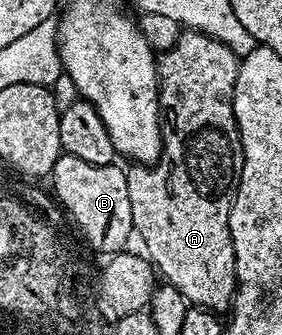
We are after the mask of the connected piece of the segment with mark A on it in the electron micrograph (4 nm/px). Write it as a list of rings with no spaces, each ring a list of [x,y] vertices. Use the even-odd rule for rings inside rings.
[[[188,31],[186,34],[180,35],[179,41],[172,48],[162,53],[158,57],[159,66],[159,107],[165,110],[165,123],[163,124],[163,153],[159,156],[159,162],[150,166],[146,164],[132,163],[126,169],[127,181],[129,182],[129,206],[133,206],[133,229],[143,239],[146,255],[152,264],[155,265],[156,273],[160,277],[163,276],[168,285],[176,288],[184,298],[188,305],[196,308],[207,308],[211,312],[220,314],[226,313],[230,309],[231,301],[235,298],[235,283],[237,282],[237,270],[235,269],[235,255],[233,254],[233,238],[229,230],[229,214],[231,207],[235,201],[237,194],[237,186],[241,178],[241,170],[243,169],[243,147],[241,146],[241,138],[239,137],[239,127],[237,126],[237,118],[231,103],[233,102],[233,94],[235,93],[235,83],[237,82],[237,74],[239,73],[240,57],[233,54],[233,50],[229,50],[229,46],[225,46],[221,42],[217,42],[213,38],[206,36],[204,32]]]

